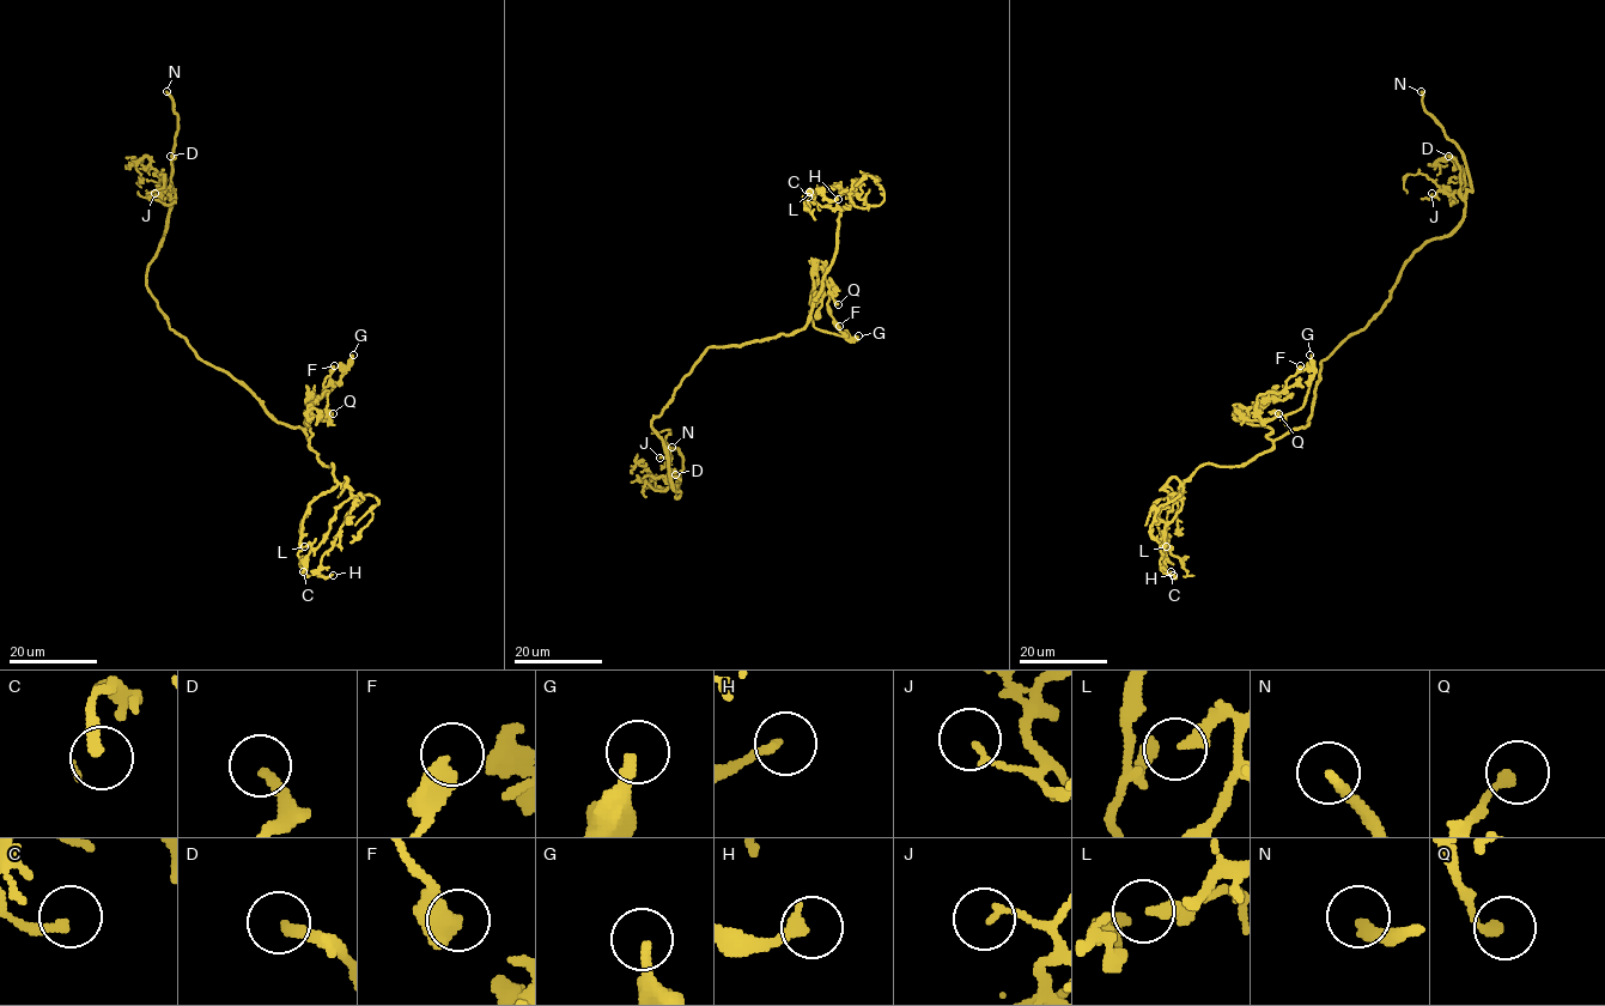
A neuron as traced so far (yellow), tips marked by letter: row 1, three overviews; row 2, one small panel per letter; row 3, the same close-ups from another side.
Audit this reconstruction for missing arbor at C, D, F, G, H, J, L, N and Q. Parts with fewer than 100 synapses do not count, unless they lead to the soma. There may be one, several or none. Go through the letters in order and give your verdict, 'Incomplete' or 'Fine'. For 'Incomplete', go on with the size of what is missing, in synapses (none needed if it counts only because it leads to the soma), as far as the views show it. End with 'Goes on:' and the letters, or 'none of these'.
C: Fine
D: Fine
F: Fine
G: Fine
H: Fine
J: Fine
L: Fine
N: Incomplete
Q: Fine
Goes on: N

